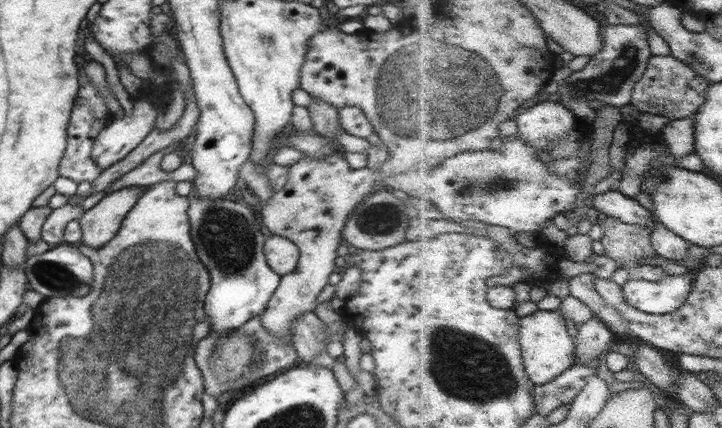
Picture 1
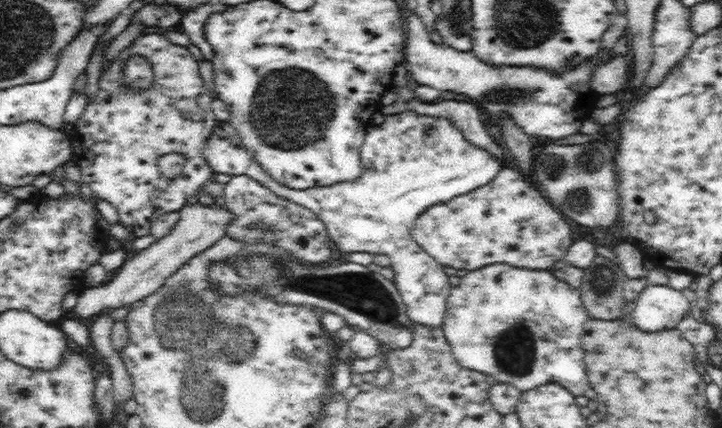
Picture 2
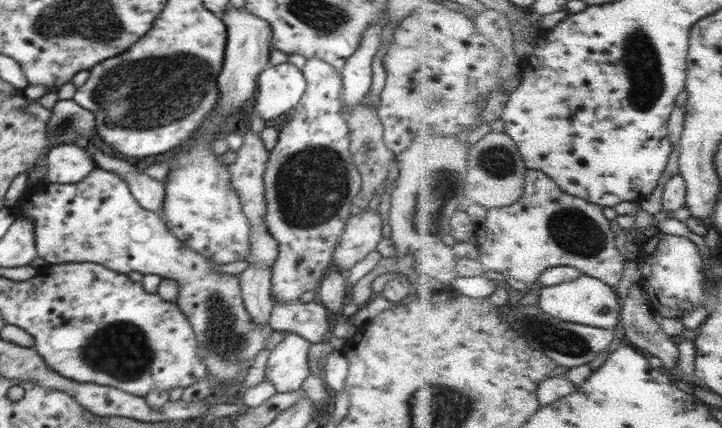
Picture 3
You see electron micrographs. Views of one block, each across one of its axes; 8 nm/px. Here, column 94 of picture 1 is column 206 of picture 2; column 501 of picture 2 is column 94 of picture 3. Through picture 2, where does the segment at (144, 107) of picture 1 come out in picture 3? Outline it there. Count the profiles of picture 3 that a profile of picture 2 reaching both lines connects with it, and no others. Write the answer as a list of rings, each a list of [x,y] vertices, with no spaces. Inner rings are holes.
[[[74,143],[57,144],[45,159],[48,161],[45,179],[50,183],[75,184],[98,168],[95,160]]]

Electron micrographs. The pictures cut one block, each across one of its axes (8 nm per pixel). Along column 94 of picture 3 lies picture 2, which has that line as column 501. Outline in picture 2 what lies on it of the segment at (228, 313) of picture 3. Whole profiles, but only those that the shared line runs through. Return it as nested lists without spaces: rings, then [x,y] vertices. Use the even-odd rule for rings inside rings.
[[[508,165],[490,184],[430,206],[417,218],[412,236],[433,260],[457,270],[474,271],[496,263],[550,270],[574,243],[564,217],[534,184]]]

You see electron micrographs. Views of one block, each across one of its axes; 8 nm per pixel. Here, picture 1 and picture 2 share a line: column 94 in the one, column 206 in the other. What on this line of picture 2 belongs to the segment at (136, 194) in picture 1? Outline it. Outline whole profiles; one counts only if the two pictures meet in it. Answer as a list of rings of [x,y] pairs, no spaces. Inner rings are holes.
[[[194,200],[180,208],[179,212],[180,219],[170,234],[162,237],[160,241],[156,241],[146,250],[131,255],[110,281],[102,286],[88,287],[77,293],[77,303],[72,310],[78,318],[90,318],[95,314],[102,315],[108,309],[125,307],[144,299],[145,296],[154,294],[163,286],[168,276],[196,254],[202,253],[221,240],[220,238],[226,235],[226,228],[234,220],[234,215],[228,211],[228,208],[215,204],[202,205]]]

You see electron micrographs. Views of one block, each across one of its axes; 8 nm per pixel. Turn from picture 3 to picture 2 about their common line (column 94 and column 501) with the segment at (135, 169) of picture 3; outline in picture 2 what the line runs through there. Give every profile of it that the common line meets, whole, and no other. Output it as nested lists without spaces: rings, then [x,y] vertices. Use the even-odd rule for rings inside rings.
[[[406,59],[402,60],[398,65],[394,67],[394,74],[392,78],[391,85],[396,87],[396,101],[392,103],[392,105],[388,106],[380,106],[379,112],[382,114],[398,114],[398,110],[414,110],[415,114],[422,114],[422,117],[441,117],[446,118],[447,121],[454,125],[454,128],[458,129],[466,141],[470,142],[472,145],[482,148],[482,150],[486,150],[486,152],[490,153],[492,157],[502,160],[508,161],[507,151],[504,145],[498,145],[486,130],[482,120],[480,120],[480,112],[478,112],[478,108],[474,106],[474,104],[470,104],[470,102],[456,102],[456,100],[445,100],[440,102],[432,102],[425,103],[419,100],[418,96],[414,92],[407,70]]]

